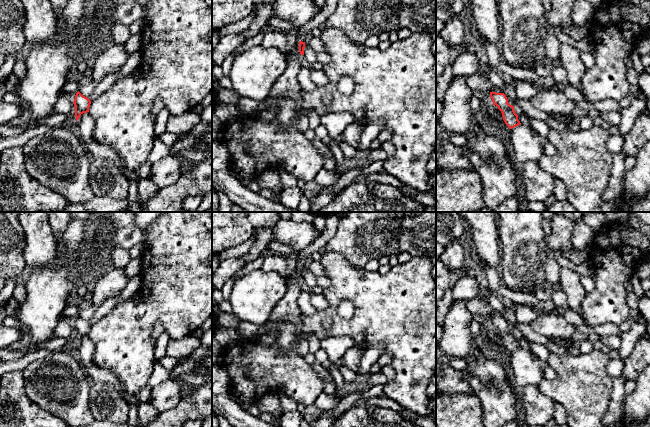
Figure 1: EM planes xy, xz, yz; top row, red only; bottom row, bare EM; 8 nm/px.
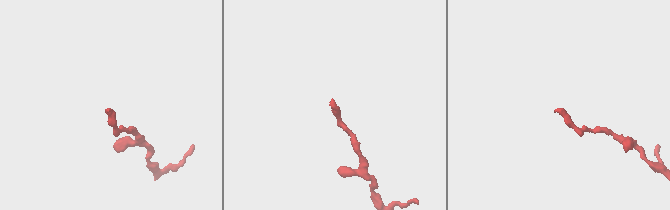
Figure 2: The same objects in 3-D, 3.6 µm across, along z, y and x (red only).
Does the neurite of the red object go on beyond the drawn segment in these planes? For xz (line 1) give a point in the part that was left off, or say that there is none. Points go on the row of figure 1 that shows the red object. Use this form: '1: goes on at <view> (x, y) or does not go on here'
1: does not go on here

